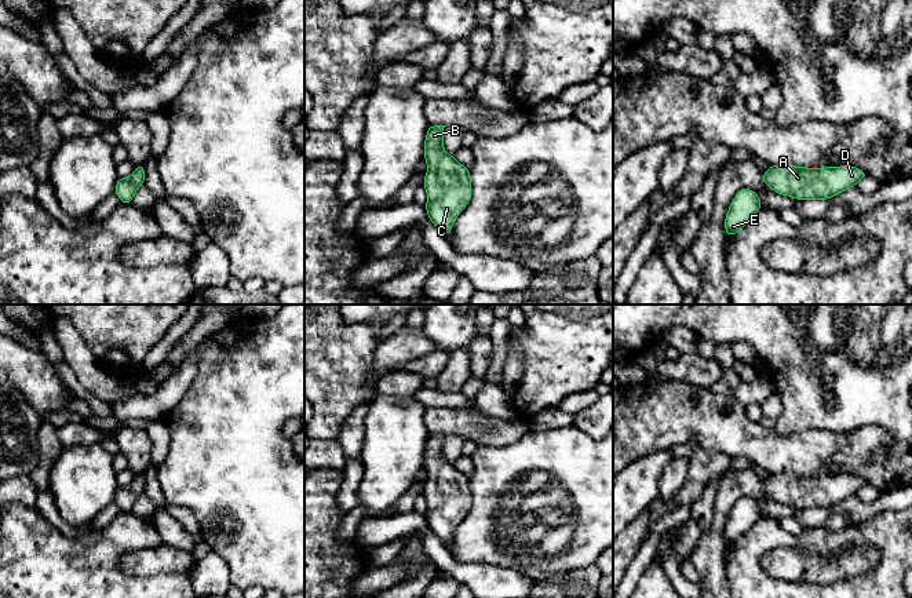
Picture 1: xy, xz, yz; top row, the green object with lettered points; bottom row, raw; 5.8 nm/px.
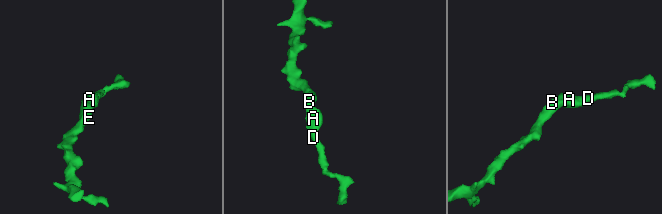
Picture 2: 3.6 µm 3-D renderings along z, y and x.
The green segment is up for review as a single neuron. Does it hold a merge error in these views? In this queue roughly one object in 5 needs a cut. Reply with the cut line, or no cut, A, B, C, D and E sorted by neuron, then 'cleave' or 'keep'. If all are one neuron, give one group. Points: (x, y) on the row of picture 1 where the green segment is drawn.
cut none; groups A B C D E; keep

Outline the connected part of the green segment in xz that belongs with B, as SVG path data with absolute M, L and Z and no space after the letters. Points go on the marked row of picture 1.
M430 125L427 130L424 161L428 169L423 186L427 192L427 216L448 236L455 219L471 200L471 176L468 168L444 149L445 127Z

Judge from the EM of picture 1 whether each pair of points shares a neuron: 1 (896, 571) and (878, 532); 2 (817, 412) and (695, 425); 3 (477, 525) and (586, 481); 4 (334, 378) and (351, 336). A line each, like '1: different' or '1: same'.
1: same
2: different
3: same
4: same

